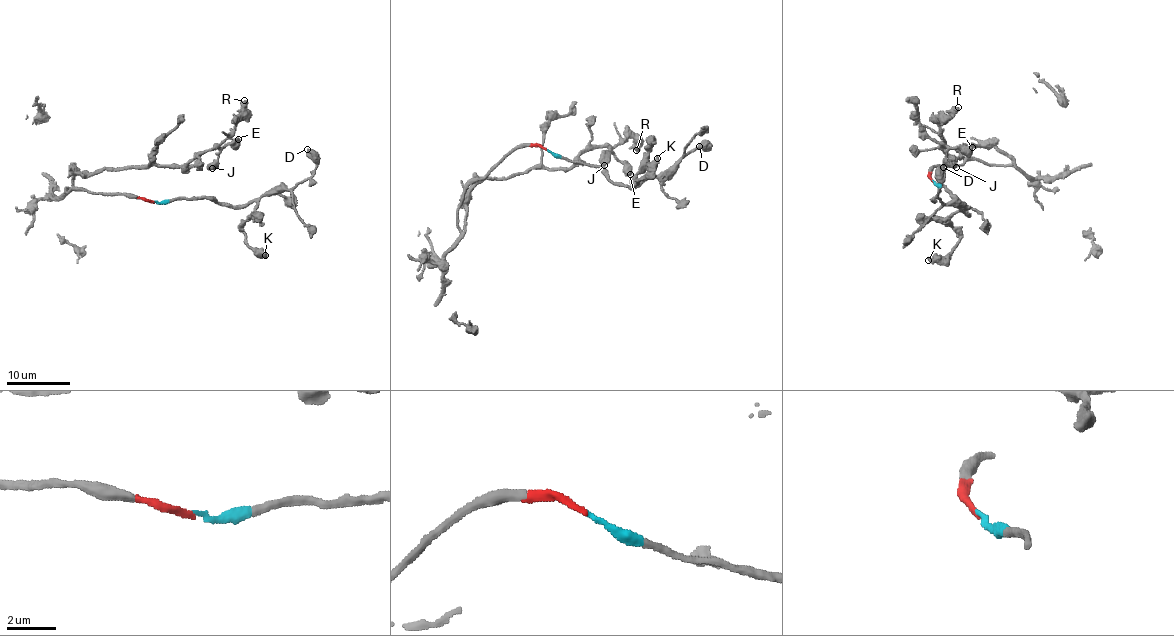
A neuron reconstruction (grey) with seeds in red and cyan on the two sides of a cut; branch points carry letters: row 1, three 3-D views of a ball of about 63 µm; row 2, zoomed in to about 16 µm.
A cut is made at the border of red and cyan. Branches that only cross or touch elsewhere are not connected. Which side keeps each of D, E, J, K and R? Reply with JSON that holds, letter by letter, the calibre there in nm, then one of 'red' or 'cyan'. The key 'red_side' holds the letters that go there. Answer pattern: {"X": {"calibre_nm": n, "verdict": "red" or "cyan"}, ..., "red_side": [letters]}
{"D": {"calibre_nm": 600, "verdict": "cyan"}, "E": {"calibre_nm": 700, "verdict": "red"}, "J": {"calibre_nm": 650, "verdict": "red"}, "K": {"calibre_nm": 550, "verdict": "cyan"}, "R": {"calibre_nm": 600, "verdict": "red"}, "red_side": ["E", "J", "R"]}

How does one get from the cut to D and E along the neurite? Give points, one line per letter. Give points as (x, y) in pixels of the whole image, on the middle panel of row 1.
D: (546, 149), (600, 166), (614, 183), (638, 186), (664, 175), (695, 149), (708, 147), (699, 146)
E: (546, 149), (512, 149), (477, 178), (458, 226), (482, 180), (568, 168), (603, 147), (630, 174)

